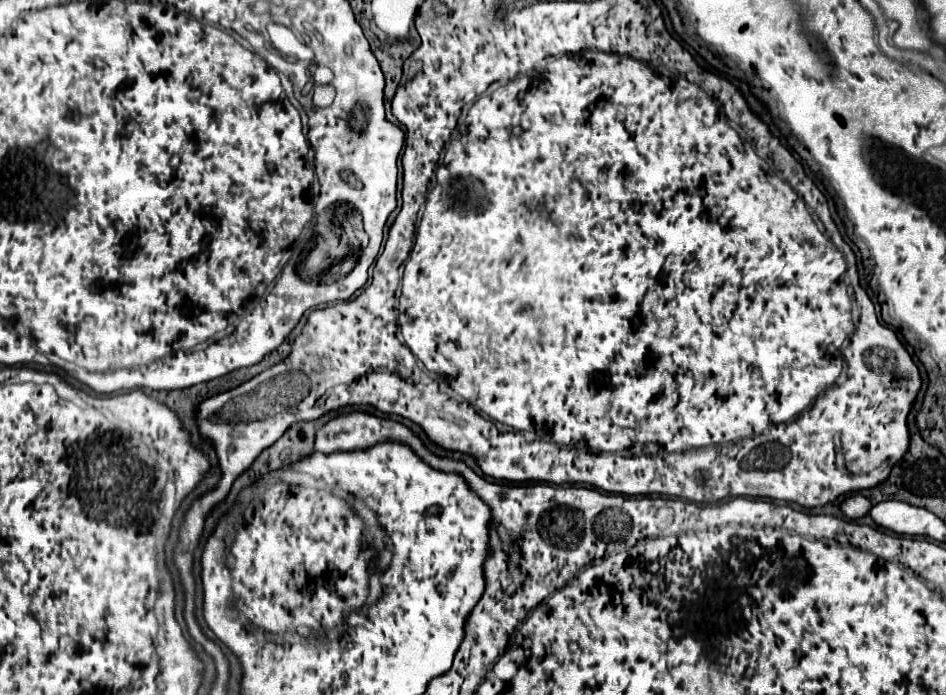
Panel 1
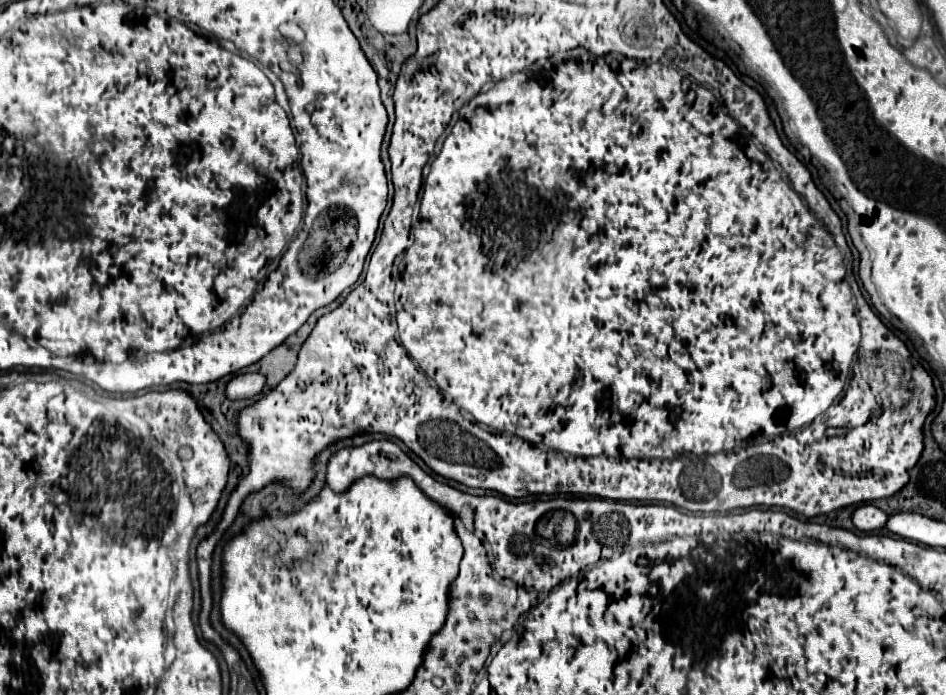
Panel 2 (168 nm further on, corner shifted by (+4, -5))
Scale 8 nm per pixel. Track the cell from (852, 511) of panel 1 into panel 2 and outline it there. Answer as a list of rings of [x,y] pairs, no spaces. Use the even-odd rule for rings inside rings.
[[[863,505],[853,513],[853,523],[857,529],[861,531],[875,531],[875,529],[883,529],[887,523],[887,513],[881,511],[875,505]]]

